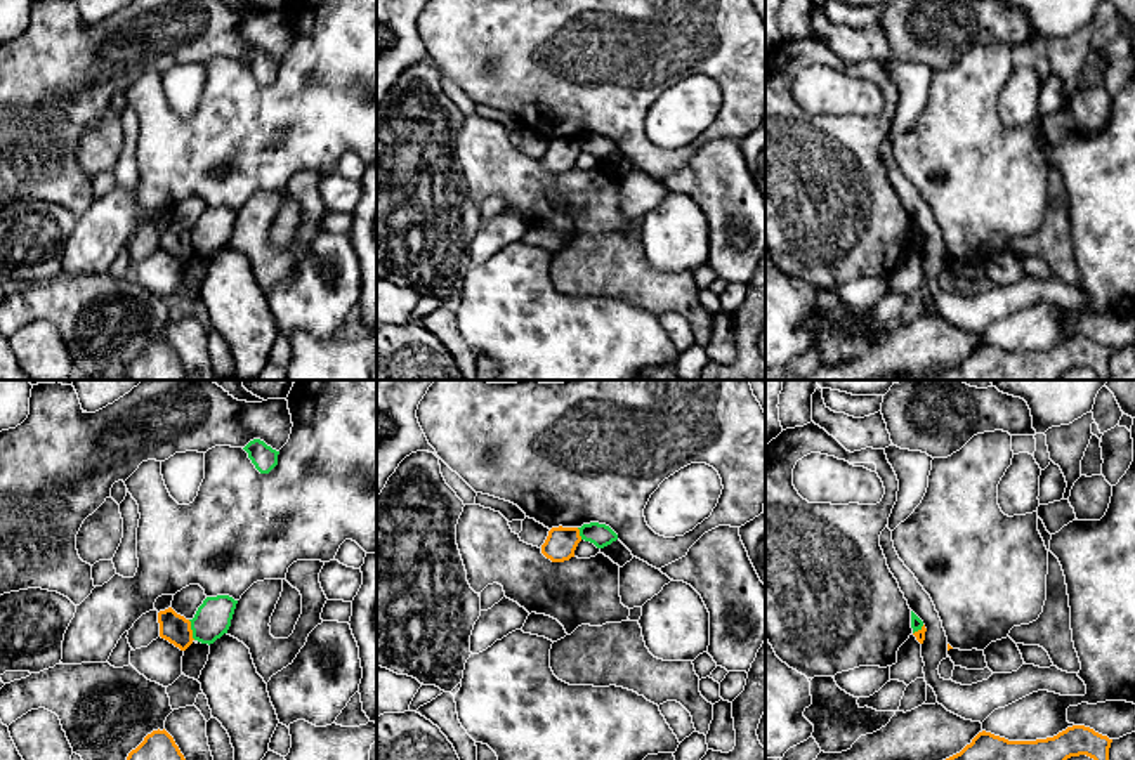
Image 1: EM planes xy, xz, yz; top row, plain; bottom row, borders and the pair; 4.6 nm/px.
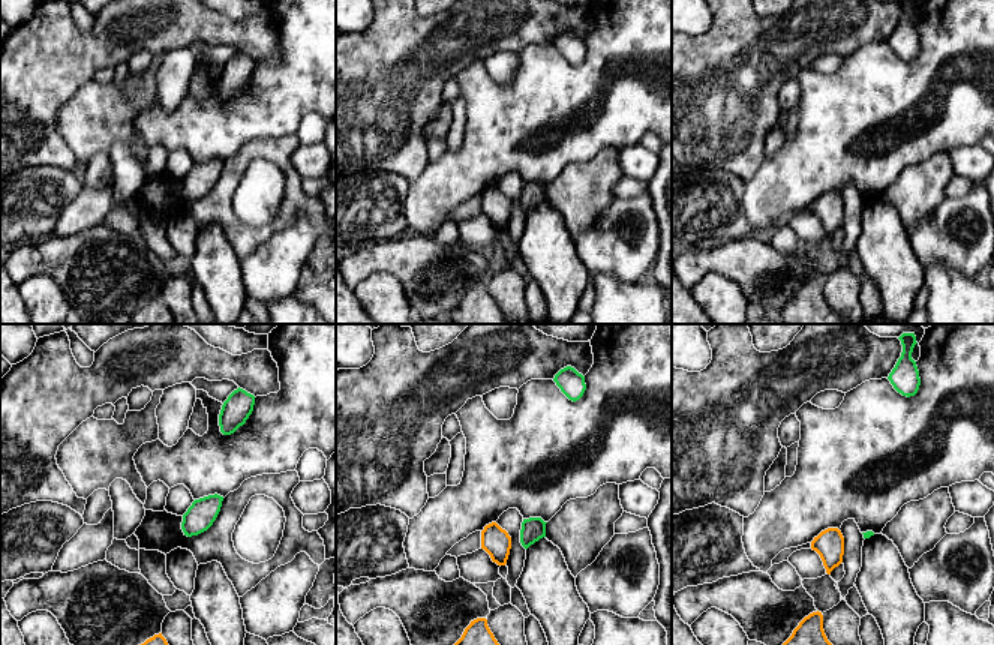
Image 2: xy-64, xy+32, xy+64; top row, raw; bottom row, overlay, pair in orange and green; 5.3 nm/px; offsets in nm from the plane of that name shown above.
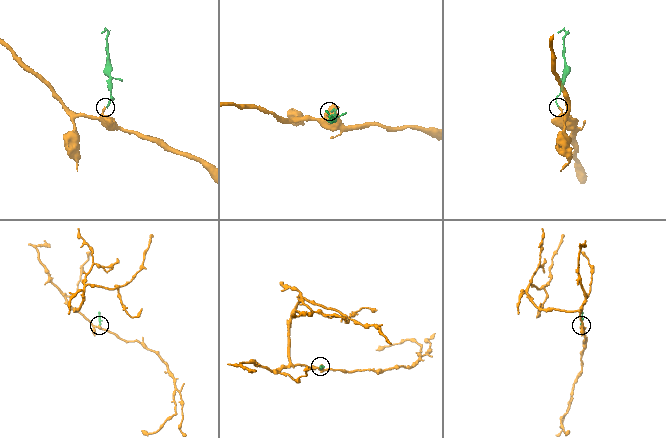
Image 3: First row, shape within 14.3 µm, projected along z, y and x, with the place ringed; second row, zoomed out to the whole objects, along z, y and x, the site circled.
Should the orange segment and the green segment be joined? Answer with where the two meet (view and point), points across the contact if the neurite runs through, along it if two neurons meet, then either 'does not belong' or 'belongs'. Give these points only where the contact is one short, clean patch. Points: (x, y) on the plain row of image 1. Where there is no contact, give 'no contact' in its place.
meets orange in xy at (191, 242); border along xy (188, 231), (195, 250); does not belong

